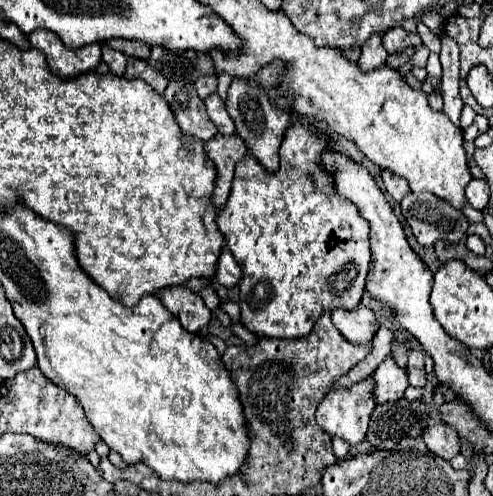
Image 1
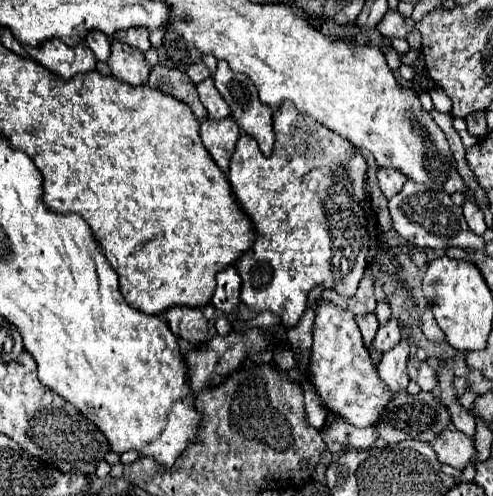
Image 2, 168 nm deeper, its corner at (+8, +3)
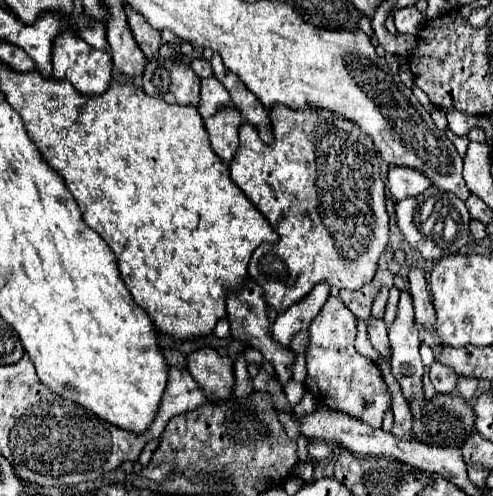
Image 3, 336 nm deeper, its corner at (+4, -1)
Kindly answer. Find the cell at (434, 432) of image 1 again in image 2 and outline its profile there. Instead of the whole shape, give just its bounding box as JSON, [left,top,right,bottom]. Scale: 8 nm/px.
[432,429,476,469]

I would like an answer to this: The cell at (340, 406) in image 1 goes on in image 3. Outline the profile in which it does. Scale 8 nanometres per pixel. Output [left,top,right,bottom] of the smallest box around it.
[306,297,390,429]

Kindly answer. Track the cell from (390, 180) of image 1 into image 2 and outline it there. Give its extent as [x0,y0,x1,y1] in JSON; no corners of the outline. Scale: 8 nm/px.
[378,169,408,199]

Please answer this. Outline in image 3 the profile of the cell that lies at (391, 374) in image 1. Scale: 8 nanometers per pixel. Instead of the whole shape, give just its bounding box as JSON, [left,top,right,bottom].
[390,291,424,399]

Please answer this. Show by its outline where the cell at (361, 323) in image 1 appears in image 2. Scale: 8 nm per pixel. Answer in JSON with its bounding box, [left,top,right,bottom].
[356,313,378,347]

